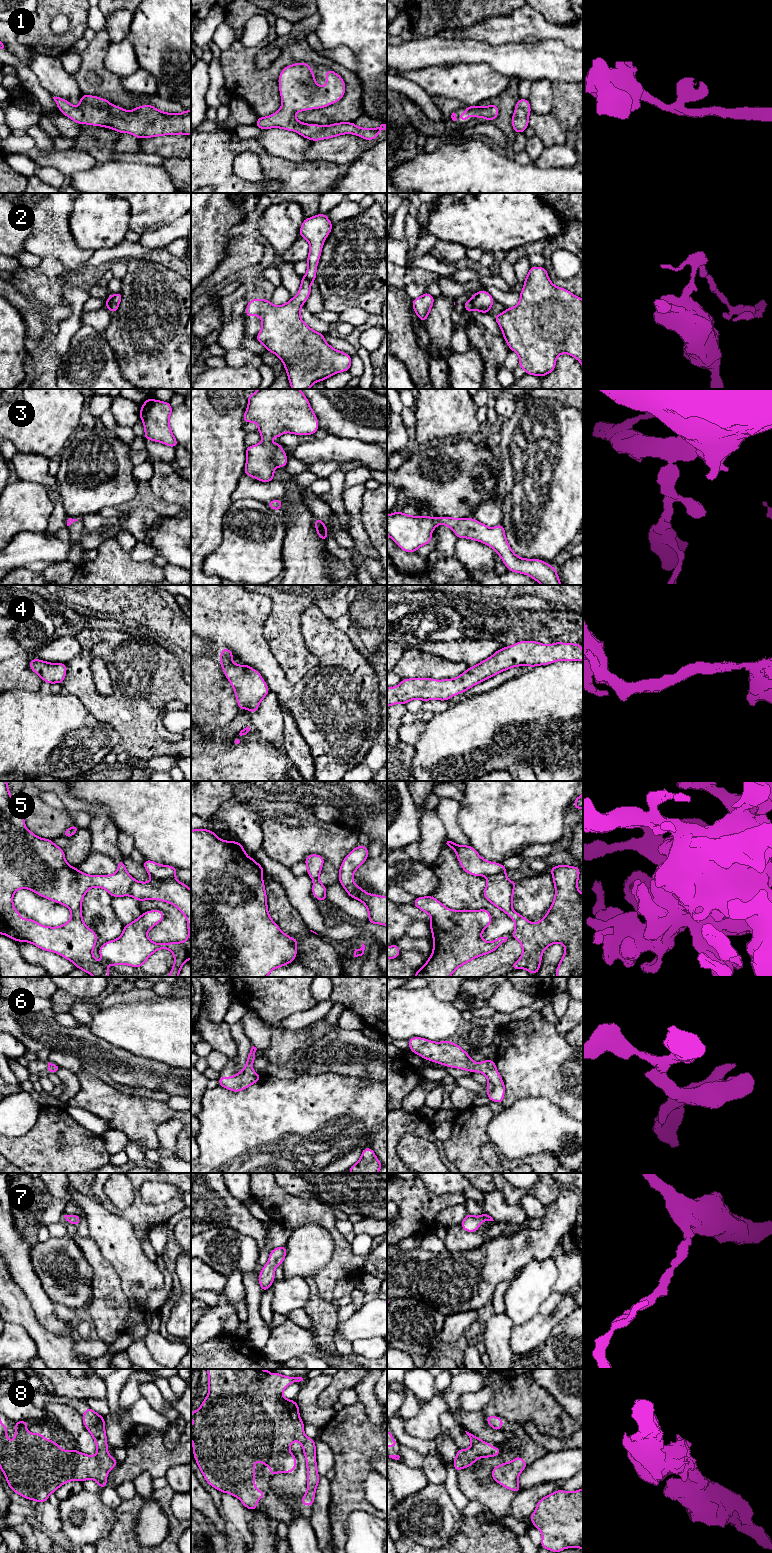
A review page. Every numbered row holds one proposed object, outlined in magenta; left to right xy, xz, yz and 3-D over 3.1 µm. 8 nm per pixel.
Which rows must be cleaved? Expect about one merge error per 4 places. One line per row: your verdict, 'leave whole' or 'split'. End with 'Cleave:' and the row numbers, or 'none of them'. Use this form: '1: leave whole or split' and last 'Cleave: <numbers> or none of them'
1: leave whole
2: split
3: leave whole
4: leave whole
5: leave whole
6: leave whole
7: leave whole
8: leave whole
Cleave: 2

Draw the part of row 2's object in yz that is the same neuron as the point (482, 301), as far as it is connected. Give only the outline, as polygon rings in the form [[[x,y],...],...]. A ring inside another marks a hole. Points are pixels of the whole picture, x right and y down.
[[[481,290],[472,295],[472,302],[474,310],[488,314],[495,300],[486,290]]]

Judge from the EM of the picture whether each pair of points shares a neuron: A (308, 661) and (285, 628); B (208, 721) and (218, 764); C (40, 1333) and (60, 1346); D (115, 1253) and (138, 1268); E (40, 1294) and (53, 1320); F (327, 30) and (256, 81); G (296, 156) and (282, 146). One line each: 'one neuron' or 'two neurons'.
A: one neuron
B: two neurons
C: one neuron
D: one neuron
E: one neuron
F: two neurons
G: one neuron

